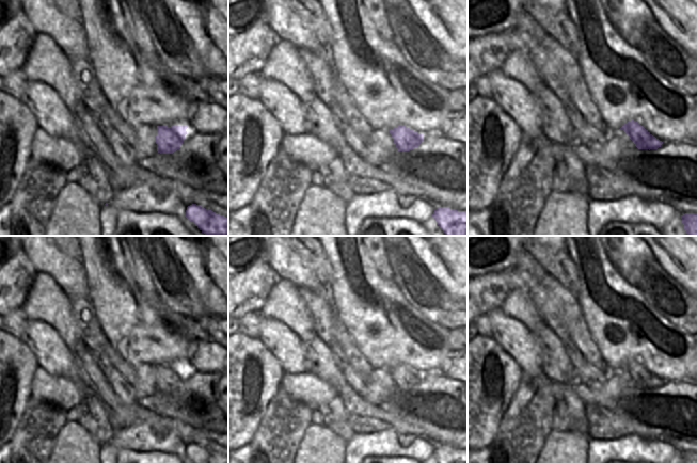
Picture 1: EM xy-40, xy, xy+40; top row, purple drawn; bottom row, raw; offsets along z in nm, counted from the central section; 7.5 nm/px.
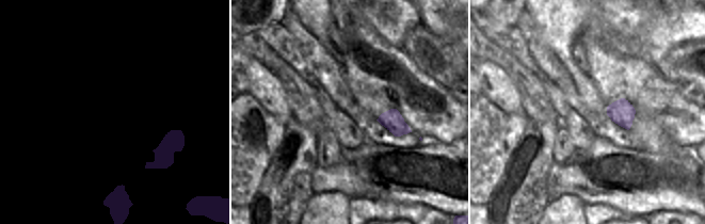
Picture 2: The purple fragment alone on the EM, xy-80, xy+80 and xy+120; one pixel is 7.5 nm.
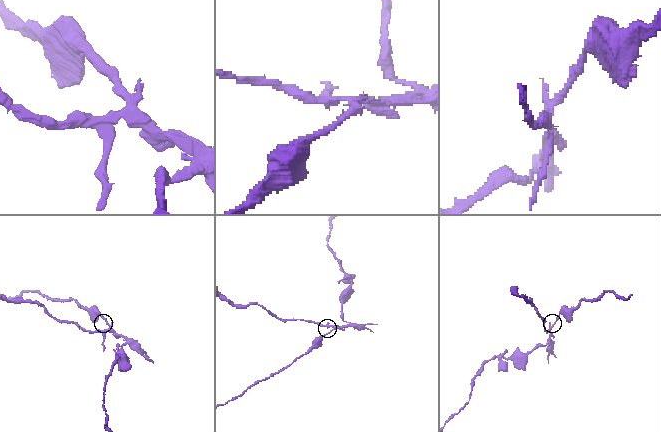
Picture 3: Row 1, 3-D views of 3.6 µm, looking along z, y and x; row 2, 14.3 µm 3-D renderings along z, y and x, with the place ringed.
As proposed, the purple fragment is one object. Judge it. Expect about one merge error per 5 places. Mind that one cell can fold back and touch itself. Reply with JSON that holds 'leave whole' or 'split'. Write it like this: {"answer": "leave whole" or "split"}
{"answer": "split"}

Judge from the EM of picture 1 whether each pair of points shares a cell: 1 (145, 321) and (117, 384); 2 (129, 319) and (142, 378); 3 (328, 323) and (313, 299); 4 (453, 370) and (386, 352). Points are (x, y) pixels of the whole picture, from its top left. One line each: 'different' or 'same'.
1: different
2: different
3: different
4: different

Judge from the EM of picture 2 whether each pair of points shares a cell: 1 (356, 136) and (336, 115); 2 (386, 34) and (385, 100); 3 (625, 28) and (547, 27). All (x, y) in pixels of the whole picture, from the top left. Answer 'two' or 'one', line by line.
1: one
2: one
3: one

